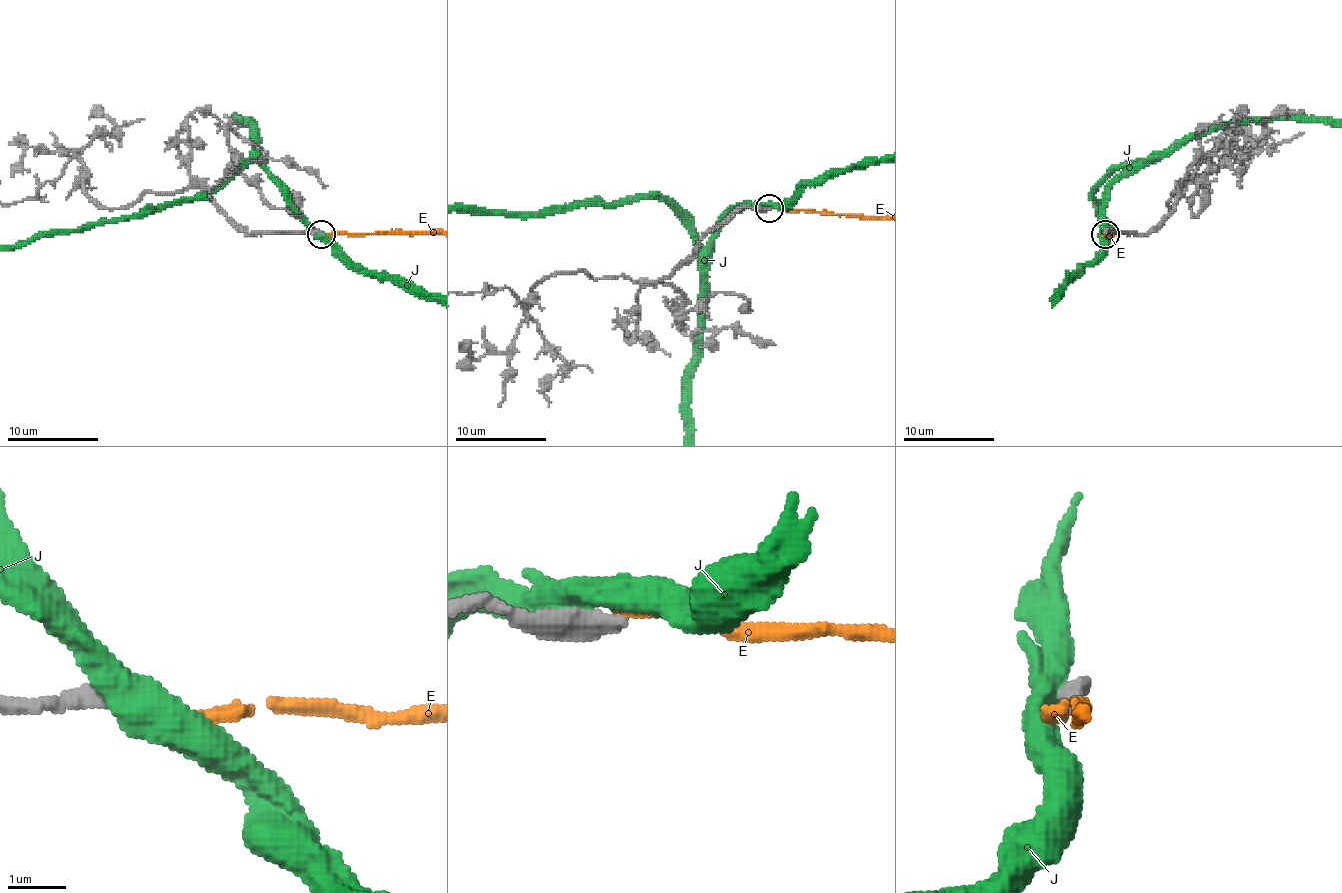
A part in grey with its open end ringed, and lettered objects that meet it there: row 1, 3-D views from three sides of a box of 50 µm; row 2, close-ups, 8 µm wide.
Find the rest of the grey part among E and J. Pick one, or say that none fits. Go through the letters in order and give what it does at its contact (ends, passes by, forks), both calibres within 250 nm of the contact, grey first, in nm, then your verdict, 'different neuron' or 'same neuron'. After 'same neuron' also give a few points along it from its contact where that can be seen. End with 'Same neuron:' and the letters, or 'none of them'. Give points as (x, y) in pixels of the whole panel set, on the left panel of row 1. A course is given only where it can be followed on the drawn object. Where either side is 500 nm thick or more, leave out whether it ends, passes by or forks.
E: it ends | 320/280 nm | same neuron
J: 500/500 nm | different neuron
Same neuron: E

